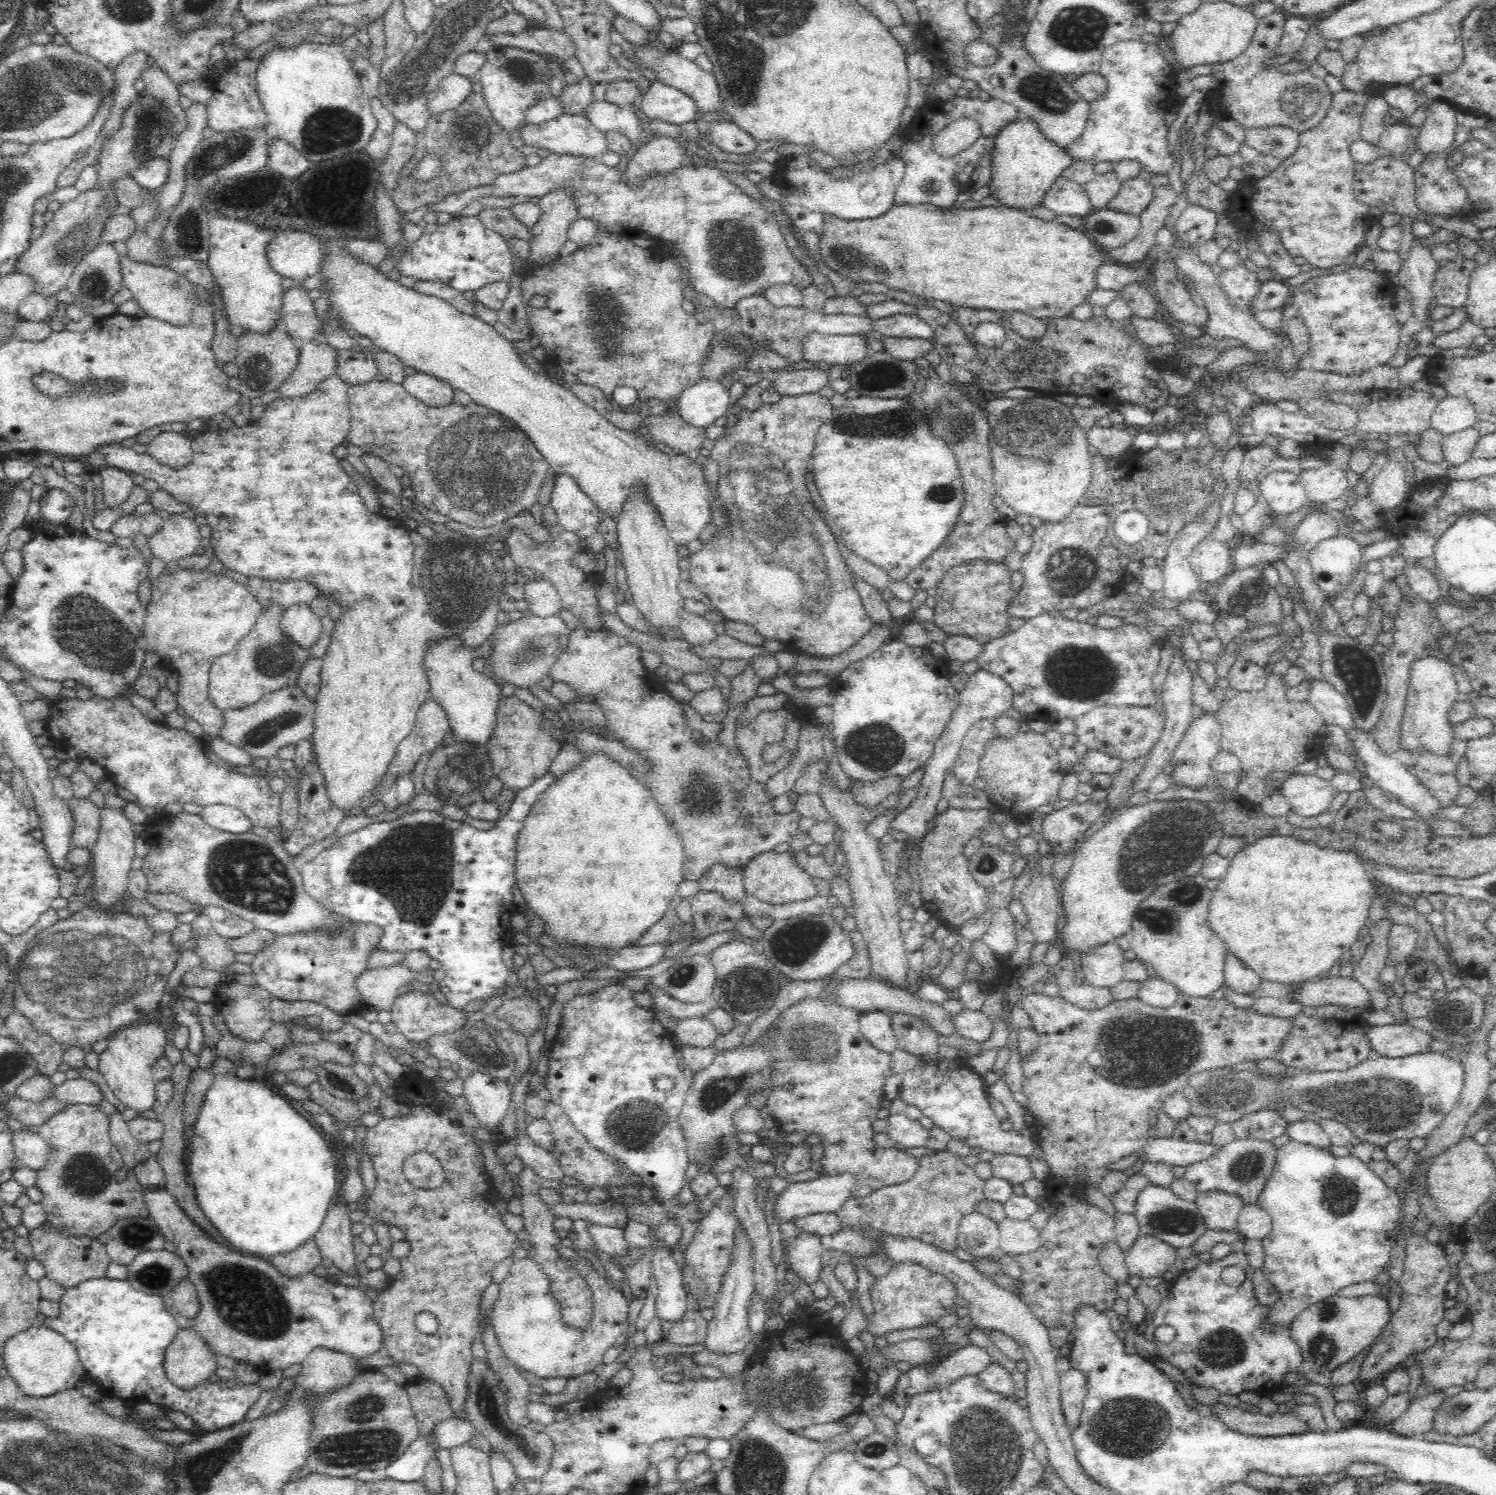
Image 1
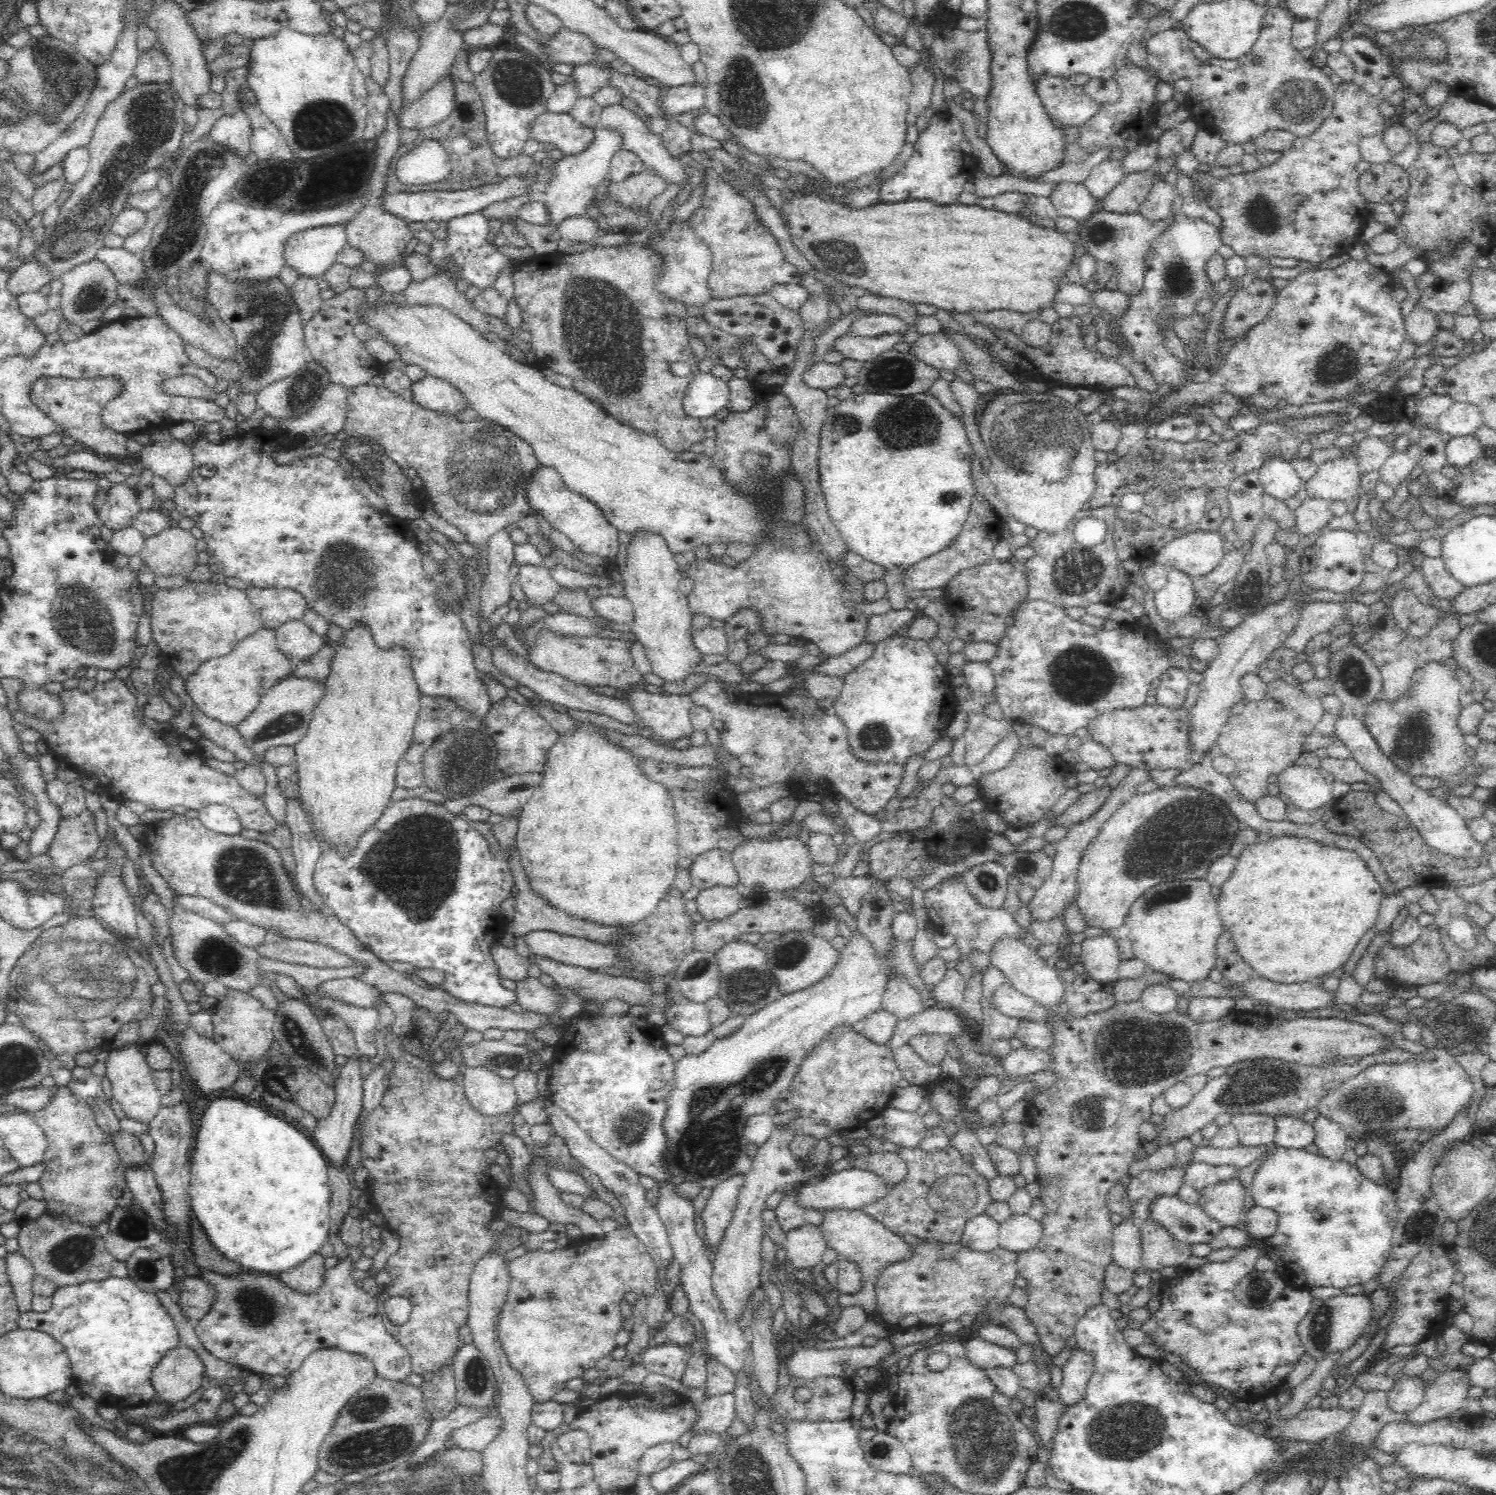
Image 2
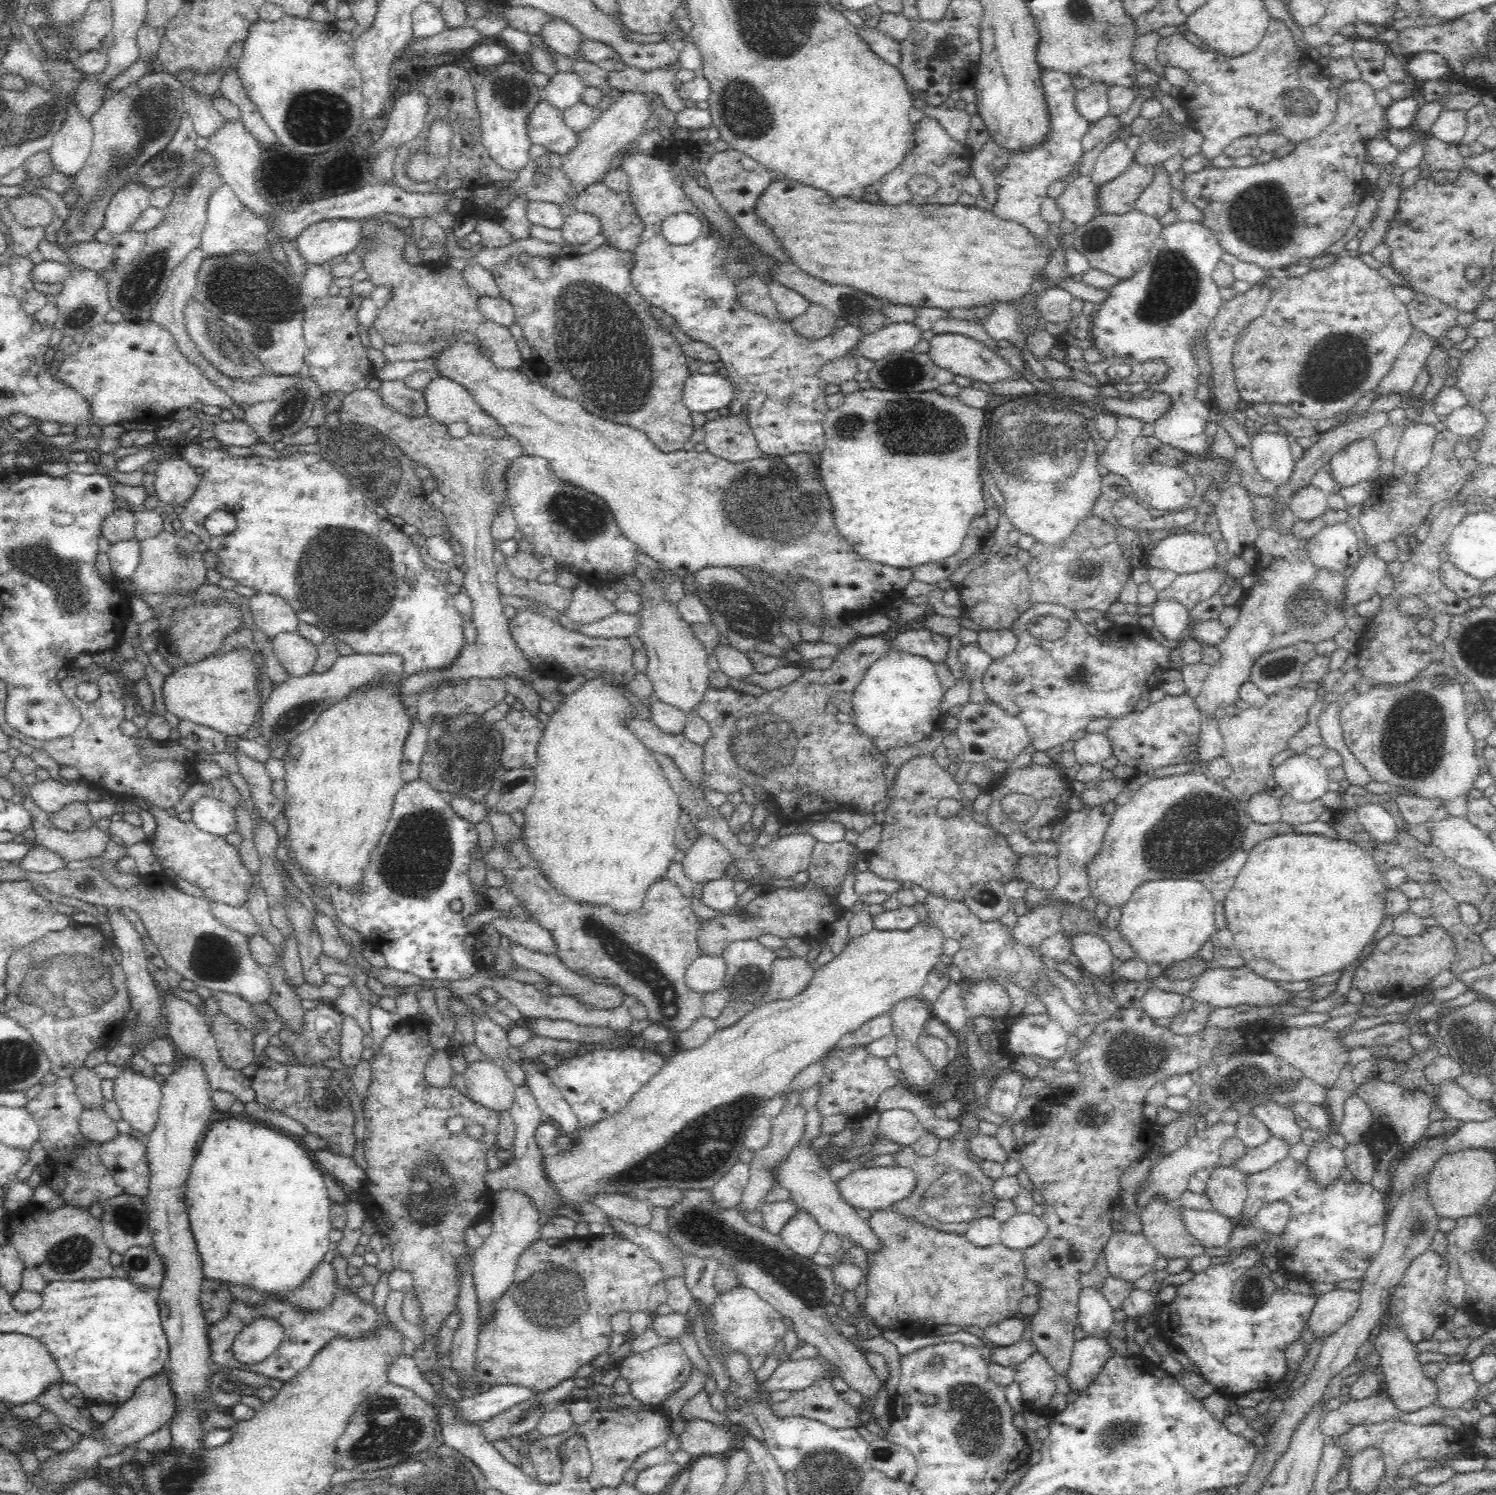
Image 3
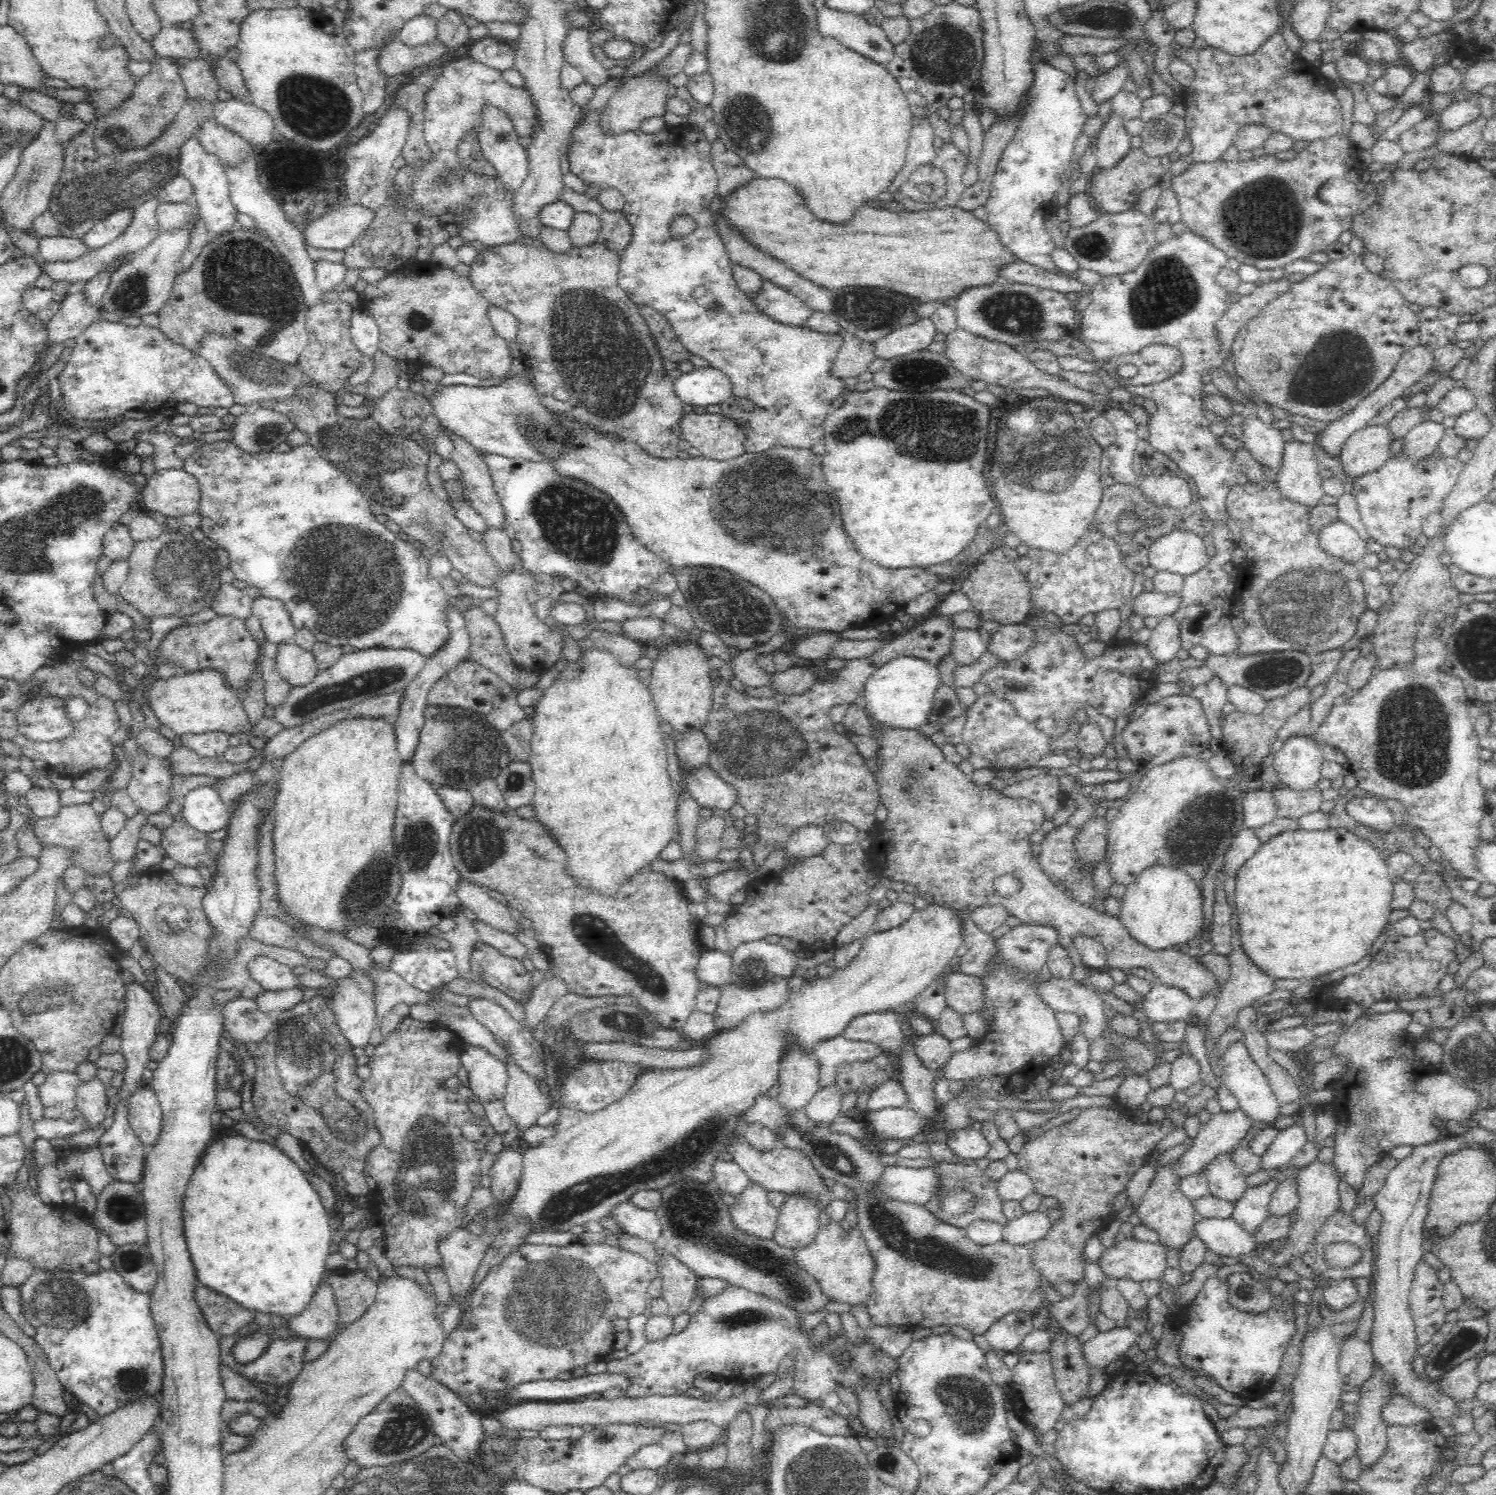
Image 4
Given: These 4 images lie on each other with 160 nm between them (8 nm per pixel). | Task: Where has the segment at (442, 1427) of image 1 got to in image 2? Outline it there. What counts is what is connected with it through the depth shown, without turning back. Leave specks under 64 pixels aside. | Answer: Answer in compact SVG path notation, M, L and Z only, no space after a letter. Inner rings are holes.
M494 1414L456 1427L450 1431L448 1440L454 1447L483 1452L494 1440L500 1427L501 1418L498 1414Z

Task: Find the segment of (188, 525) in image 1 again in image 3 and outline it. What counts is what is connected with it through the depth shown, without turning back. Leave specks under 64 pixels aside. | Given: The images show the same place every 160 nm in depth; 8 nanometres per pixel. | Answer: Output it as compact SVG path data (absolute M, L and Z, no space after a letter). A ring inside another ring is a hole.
M160 532L157 536L140 541L141 558L133 573L132 586L134 592L128 592L139 598L144 594L193 593L198 586L206 583L206 567L202 553L196 544L188 538Z

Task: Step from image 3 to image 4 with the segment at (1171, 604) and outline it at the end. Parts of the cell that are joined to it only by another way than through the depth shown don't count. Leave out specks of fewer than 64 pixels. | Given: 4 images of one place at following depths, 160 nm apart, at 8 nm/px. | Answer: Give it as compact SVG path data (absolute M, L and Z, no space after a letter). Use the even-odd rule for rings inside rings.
M1166 615L1158 620L1158 626L1152 630L1148 647L1150 653L1165 663L1176 658L1181 649L1180 621L1174 615Z

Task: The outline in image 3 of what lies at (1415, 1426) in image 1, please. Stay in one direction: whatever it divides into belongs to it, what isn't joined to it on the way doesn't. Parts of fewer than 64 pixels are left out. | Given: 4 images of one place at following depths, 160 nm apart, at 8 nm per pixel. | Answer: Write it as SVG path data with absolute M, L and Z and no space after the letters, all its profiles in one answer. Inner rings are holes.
M1468 1361L1442 1365L1441 1372L1432 1379L1438 1390L1436 1391L1433 1404L1434 1406L1438 1406L1438 1408L1448 1408L1448 1410L1452 1410L1452 1408L1460 1408L1478 1394L1478 1382L1471 1374L1471 1365Z

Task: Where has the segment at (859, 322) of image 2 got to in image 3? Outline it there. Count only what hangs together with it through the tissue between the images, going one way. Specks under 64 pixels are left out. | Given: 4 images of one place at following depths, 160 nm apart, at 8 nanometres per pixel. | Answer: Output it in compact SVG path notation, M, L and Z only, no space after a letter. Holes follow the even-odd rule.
M637 148L632 153L626 152L620 161L620 167L628 171L630 184L628 191L636 207L638 215L644 221L644 230L640 242L636 246L636 266L632 270L632 280L636 280L635 288L648 298L648 302L658 306L664 312L672 315L676 323L682 327L692 338L708 342L716 347L720 353L723 366L728 371L731 384L734 387L734 398L729 407L734 414L746 412L750 427L754 431L760 450L766 456L788 456L798 453L821 453L825 447L823 422L830 409L827 395L824 393L825 385L817 377L817 370L833 358L842 357L852 350L856 343L866 334L862 324L846 323L842 328L835 328L824 338L803 342L792 330L787 322L770 322L767 318L756 316L735 302L736 286L721 272L721 262L725 257L720 250L719 242L712 237L707 217L685 197L682 189L673 176L677 171L670 171L670 160L666 158L653 158L653 153L645 154ZM687 212L693 214L701 222L701 231L698 238L690 244L672 244L664 237L661 226L664 220L672 214Z

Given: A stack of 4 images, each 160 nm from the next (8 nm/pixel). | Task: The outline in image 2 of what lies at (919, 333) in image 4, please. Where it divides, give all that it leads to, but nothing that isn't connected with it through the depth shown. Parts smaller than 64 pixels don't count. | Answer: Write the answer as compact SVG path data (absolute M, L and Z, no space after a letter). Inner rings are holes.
M850 332L839 336L828 350L840 352L844 358L868 362L875 356L881 355L885 350L892 349L899 342L902 334L880 334L873 337L856 335Z

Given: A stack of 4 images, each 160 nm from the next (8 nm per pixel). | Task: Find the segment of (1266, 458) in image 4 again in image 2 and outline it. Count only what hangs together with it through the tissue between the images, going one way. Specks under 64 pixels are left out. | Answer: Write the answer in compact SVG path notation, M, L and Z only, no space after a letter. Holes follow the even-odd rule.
M1270 458L1259 468L1263 490L1274 501L1286 503L1294 499L1303 488L1304 480L1283 458Z

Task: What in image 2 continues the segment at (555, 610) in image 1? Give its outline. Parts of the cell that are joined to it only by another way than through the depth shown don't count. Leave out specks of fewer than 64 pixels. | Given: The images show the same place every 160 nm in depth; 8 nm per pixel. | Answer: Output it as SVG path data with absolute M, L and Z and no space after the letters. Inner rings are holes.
M540 565L519 566L517 580L526 594L523 608L552 604L556 600L556 594L564 589L552 578L548 568Z

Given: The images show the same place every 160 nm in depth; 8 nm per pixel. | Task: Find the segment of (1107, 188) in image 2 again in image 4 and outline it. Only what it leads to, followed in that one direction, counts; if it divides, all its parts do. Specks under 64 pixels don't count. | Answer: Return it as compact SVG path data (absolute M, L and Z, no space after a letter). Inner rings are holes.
M1113 112L1108 116L1102 129L1097 134L1096 169L1108 171L1116 169L1130 152L1131 135L1124 127L1124 121Z

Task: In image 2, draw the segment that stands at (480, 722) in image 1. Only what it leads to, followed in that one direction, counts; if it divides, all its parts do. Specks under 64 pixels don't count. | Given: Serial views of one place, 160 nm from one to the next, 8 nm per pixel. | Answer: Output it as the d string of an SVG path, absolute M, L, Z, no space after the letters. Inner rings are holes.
M330 381L314 406L300 414L276 418L276 426L268 430L258 427L254 432L234 434L219 442L208 442L198 433L190 440L194 450L193 469L180 486L173 486L174 494L168 507L192 519L202 531L207 543L207 565L212 573L258 587L292 587L308 599L308 607L322 614L329 625L350 630L352 626L367 624L380 647L405 644L412 655L415 679L423 695L447 698L461 712L469 714L468 719L483 721L493 703L474 664L473 642L460 615L444 607L434 596L434 584L422 569L419 543L405 520L374 510L356 488L353 472L328 456L312 454L288 466L276 464L276 450L296 450L302 448L302 440L306 446L308 438L318 440L344 430L348 418L348 389Z

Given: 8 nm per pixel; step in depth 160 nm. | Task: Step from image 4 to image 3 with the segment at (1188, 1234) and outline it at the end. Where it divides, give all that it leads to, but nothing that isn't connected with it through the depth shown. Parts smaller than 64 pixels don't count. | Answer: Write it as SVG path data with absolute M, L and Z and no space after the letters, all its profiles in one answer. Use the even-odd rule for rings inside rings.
M1152 1200L1140 1212L1140 1218L1144 1236L1159 1257L1191 1260L1205 1254L1205 1248L1185 1232L1172 1203Z

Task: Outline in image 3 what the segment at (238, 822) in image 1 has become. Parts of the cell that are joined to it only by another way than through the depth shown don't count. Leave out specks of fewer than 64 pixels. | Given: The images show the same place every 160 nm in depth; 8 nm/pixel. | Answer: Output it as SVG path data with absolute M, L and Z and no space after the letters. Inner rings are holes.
M201 796L194 801L190 811L192 822L204 832L224 837L236 831L238 821L234 809L225 802Z

